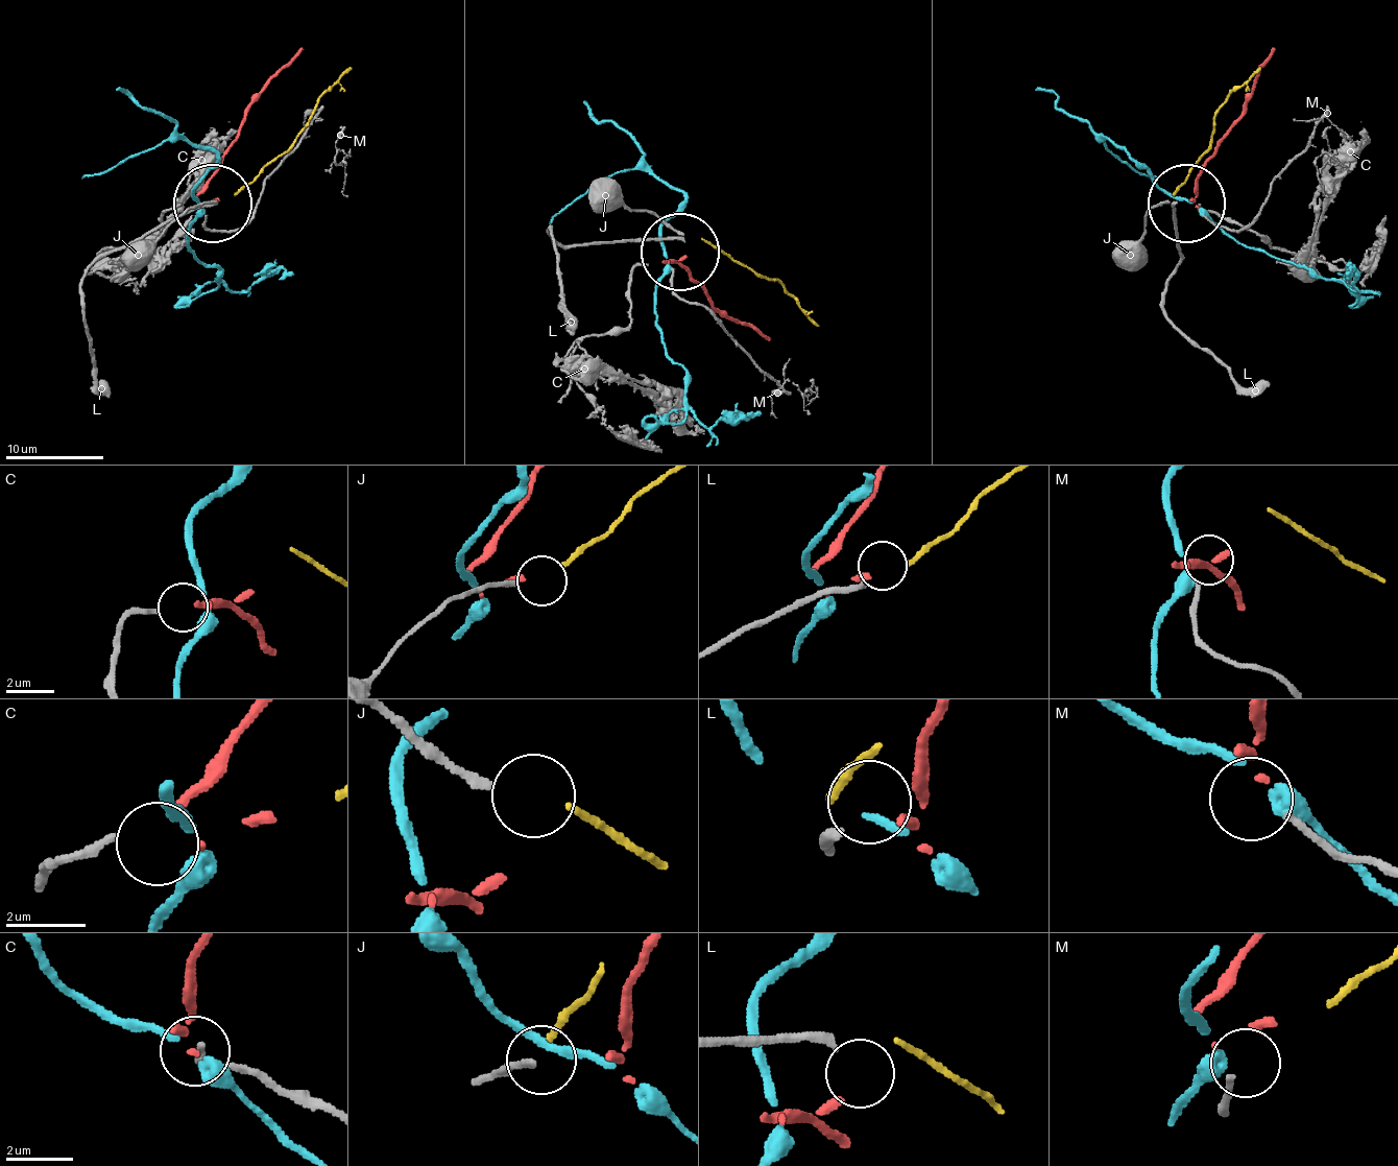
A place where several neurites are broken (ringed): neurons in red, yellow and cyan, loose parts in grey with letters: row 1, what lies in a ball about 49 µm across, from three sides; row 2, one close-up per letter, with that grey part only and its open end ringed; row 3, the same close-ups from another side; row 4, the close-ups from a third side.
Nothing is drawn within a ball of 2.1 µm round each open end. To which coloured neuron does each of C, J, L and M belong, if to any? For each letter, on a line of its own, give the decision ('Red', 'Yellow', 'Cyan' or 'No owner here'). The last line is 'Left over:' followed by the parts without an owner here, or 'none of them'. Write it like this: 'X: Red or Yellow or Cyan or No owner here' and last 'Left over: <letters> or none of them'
C: Cyan
J: Yellow
L: Red
M: No owner here
Left over: M

